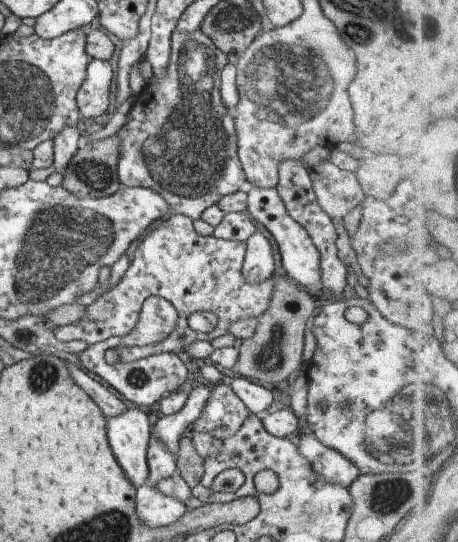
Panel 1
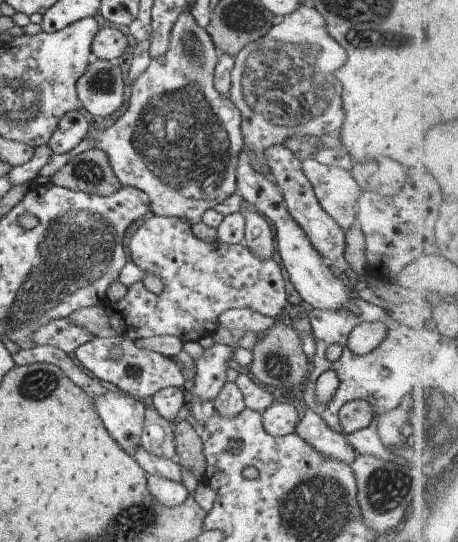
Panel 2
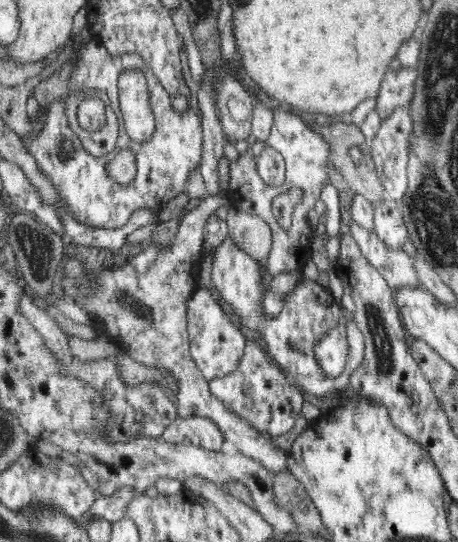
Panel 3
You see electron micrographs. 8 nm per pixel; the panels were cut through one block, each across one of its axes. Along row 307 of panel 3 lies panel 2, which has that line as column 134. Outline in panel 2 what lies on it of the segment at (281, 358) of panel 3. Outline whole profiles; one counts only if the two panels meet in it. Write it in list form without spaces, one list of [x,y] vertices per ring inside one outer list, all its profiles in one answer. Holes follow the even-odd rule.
[[[149,214],[144,222],[134,230],[128,242],[130,258],[146,274],[156,274],[164,282],[160,294],[152,294],[142,280],[127,287],[124,298],[112,304],[112,322],[117,335],[126,335],[132,340],[152,338],[152,336],[170,335],[186,341],[199,341],[210,336],[218,328],[218,317],[230,309],[251,308],[258,314],[273,319],[289,304],[286,296],[286,284],[282,270],[274,259],[258,260],[243,243],[226,244],[220,241],[204,242],[193,233],[192,225],[182,218],[161,217]]]

